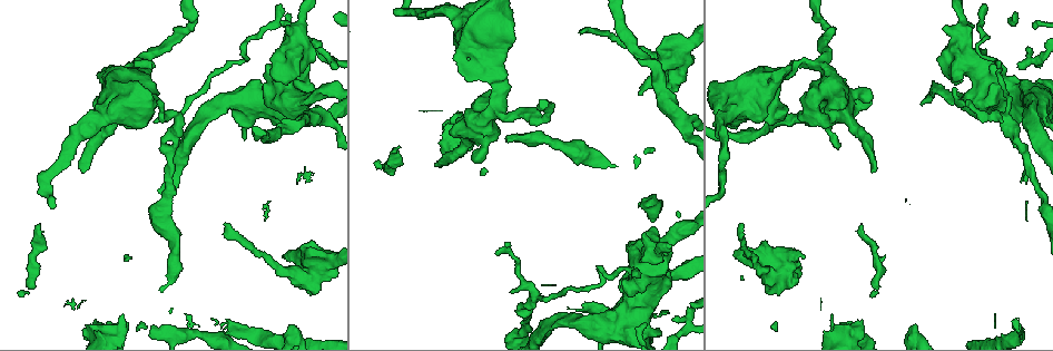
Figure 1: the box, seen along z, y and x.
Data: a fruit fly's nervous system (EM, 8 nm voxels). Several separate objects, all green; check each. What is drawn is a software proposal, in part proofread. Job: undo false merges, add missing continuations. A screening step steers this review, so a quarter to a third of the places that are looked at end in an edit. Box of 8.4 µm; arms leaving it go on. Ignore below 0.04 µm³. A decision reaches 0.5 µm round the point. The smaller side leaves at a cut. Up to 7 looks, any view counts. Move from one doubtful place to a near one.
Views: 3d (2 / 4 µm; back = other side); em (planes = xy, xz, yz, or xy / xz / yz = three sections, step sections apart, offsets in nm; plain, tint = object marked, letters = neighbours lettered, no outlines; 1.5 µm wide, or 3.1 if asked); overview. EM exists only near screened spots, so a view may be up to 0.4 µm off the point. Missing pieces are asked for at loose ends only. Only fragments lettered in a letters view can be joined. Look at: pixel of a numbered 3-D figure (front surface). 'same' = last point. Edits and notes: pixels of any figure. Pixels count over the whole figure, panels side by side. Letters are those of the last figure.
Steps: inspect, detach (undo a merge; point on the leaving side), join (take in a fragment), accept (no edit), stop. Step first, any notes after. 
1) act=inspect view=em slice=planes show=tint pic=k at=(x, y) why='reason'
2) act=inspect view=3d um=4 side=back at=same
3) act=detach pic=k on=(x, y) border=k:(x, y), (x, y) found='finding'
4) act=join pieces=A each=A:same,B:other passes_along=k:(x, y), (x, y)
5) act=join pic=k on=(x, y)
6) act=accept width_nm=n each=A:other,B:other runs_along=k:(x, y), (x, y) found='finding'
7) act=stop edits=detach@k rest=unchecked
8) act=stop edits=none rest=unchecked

act=inspect view=3d um=4 side=back pic=1 at=(806, 64) why='abrupt turn'

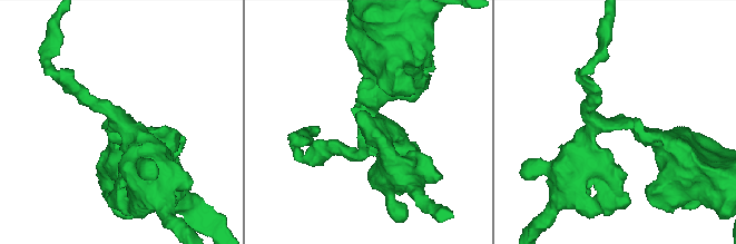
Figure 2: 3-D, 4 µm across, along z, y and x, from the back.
act=inspect view=em slice=planes show=tint pic=2 at=(618, 122) why='shape alone is not enough'

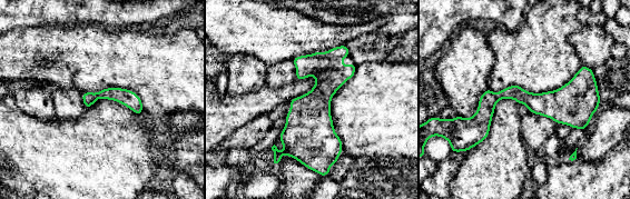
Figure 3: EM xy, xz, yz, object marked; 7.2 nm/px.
act=inspect view=em slice=planes show=letters at=same why='see the neighbours'

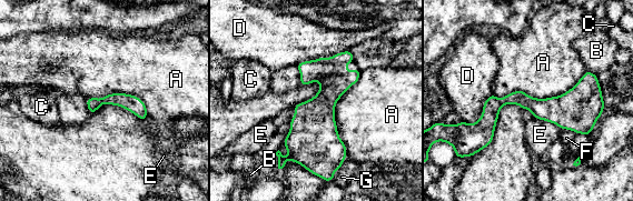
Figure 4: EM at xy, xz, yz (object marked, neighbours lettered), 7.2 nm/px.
act=accept width_nm=170 each=A:other,B:other,C:other,D:other,E:other,F:other,G:other border=4:(585, 71), (556, 96), (493, 94) found='all the same neuron'

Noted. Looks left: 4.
act=inspect view=em slice=xz step=8 show=tint pic=1 at=(665, 272) why='free end'

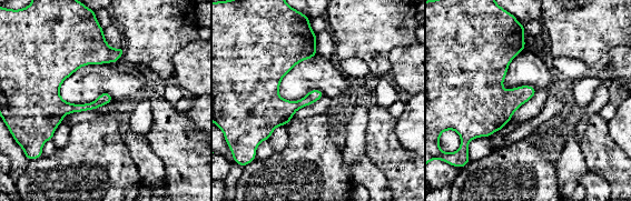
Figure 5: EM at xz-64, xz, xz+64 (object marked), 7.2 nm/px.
act=inspect view=em slice=planes show=tint at=same why='another direction'

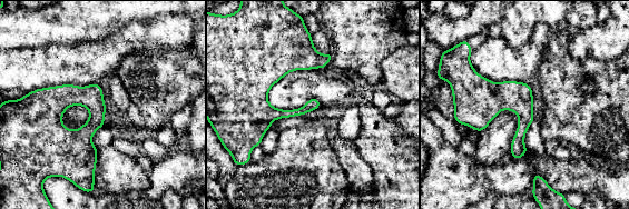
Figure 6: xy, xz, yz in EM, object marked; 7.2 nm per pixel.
act=inspect view=em slice=planes show=letters at=same why='what lies round it'

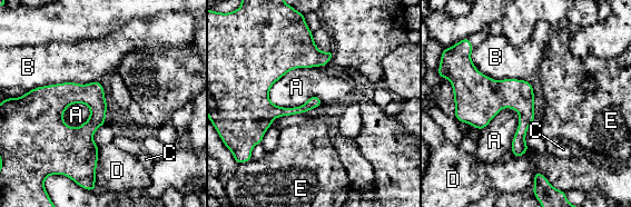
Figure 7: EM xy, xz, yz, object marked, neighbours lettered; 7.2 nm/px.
act=accept each=A:other,B:other,C:other,D:other,E:other border=7:(324, 66), (288, 70), (269, 100) found='none of them fits'

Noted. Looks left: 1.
act=stop edits=none rest=unchecked

